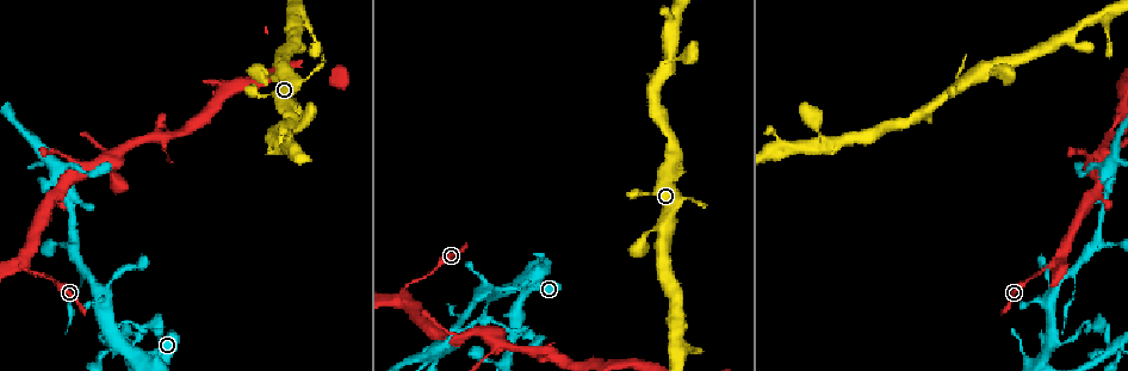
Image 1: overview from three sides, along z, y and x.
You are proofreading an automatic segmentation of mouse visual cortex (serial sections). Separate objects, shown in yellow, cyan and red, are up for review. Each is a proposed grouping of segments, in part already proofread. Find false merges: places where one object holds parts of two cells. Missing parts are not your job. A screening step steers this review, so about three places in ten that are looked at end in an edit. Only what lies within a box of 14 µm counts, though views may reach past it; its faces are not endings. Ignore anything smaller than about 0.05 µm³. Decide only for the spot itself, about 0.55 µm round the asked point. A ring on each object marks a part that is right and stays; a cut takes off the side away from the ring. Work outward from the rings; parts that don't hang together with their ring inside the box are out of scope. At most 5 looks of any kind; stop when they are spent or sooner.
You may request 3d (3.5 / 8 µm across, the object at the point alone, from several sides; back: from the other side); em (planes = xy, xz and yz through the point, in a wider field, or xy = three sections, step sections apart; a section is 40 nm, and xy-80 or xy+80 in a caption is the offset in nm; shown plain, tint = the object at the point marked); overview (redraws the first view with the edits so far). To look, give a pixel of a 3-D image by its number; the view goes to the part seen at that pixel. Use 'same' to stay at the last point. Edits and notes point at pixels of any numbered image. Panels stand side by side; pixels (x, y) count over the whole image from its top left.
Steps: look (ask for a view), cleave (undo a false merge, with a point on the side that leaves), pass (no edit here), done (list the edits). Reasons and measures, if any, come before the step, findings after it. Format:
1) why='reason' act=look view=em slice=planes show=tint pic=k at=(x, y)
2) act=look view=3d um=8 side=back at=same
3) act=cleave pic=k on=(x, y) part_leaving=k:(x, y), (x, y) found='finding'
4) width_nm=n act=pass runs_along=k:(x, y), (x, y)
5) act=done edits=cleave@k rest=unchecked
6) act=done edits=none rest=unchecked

why='four or more arms meet' act=look view=3d um=3.5 pic=1 at=(1116, 346)

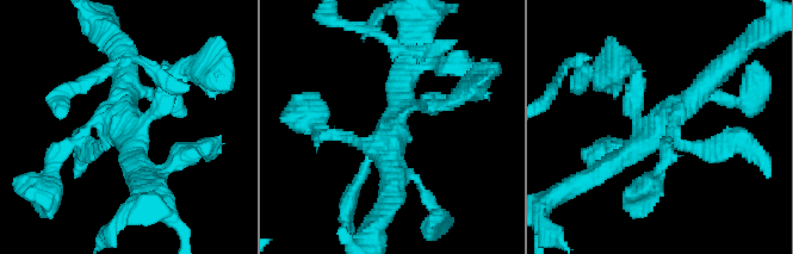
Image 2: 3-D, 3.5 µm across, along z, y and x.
act=look view=em slice=planes show=tint pic=2 at=(655, 126)

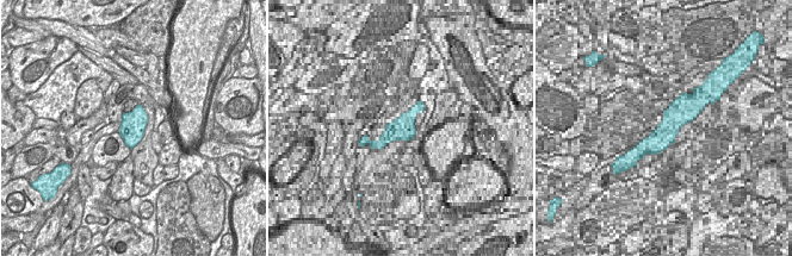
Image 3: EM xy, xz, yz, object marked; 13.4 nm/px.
why='another direction' act=look view=em slice=xy step=3 show=tint at=same

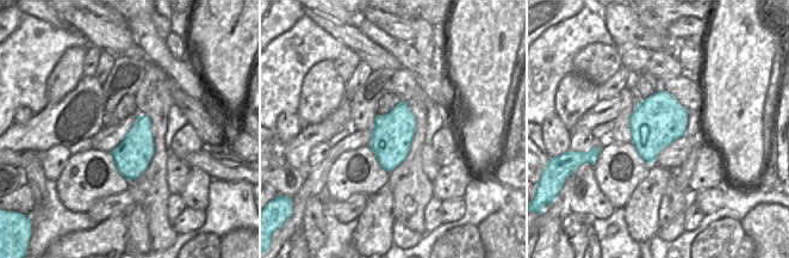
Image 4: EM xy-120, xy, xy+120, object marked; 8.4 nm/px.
act=pass found='continuous, no second cell'

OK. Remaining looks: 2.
why='calibre changes' act=look view=3d um=3.5 pic=1 at=(500, 293)

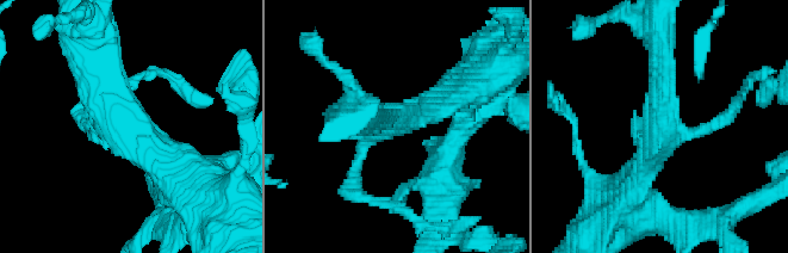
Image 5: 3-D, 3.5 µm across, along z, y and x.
arms=3 arm_widths_nm=150,350,350 act=look view=em slice=xy step=5 show=tint pic=5 at=(658, 122)

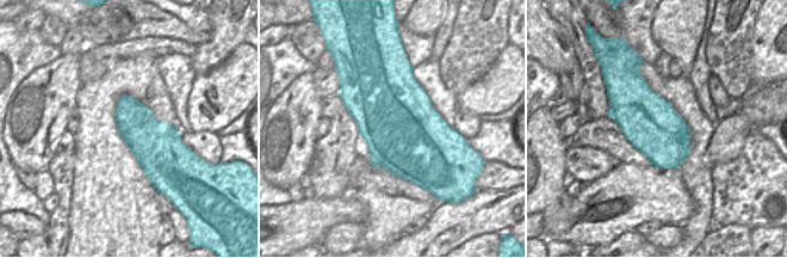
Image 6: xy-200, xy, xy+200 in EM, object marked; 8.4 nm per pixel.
act=pass runs_along=5:(175, 178), (101, 98), (94, 47) found='continuous, no second cell'

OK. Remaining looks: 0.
act=done edits=none rest=unchecked

